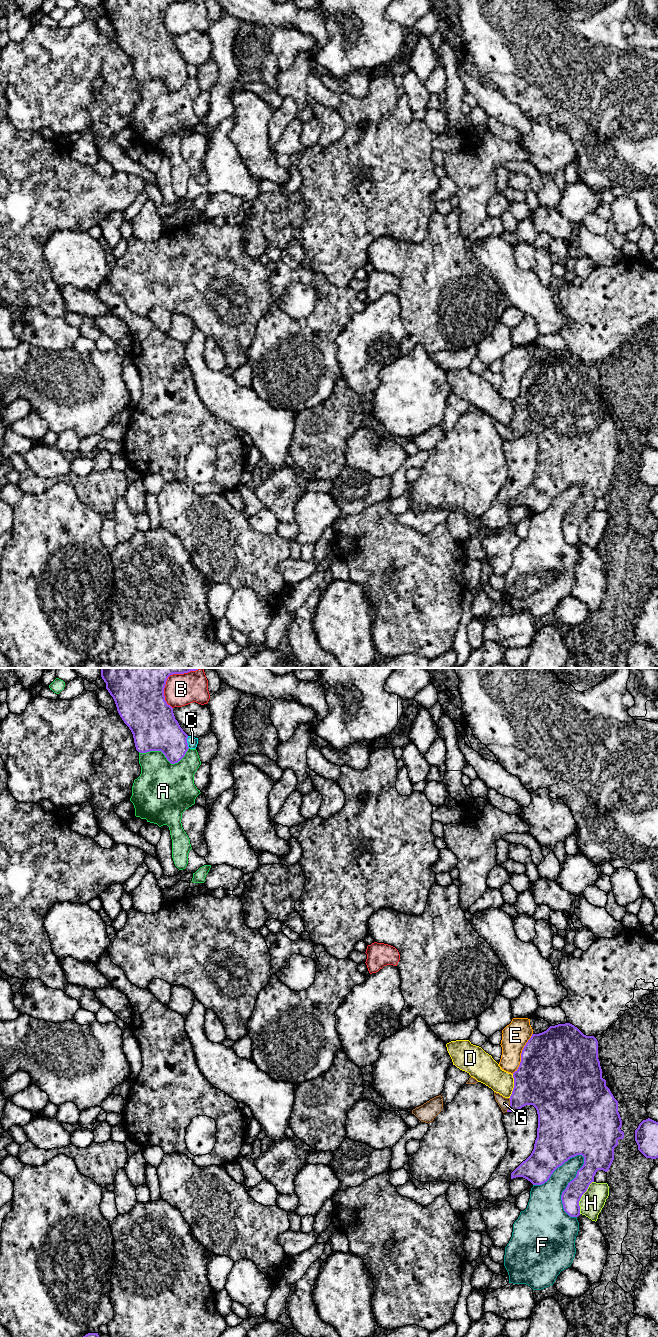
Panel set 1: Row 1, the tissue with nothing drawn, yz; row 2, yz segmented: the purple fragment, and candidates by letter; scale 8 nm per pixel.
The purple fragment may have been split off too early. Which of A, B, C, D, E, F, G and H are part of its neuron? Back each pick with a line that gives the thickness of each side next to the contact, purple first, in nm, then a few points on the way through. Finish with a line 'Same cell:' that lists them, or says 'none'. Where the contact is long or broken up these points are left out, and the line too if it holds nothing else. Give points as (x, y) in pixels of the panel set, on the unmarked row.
G: 320 nm thick on the purple side, 100 nm on the other
Same cell: G

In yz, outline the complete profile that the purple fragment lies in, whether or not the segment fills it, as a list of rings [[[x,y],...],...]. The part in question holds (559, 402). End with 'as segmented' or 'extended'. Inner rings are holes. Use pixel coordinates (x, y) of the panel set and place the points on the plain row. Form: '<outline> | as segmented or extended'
[[[570,351],[550,354],[546,359],[532,362],[521,381],[521,390],[513,401],[514,416],[509,426],[494,420],[495,428],[502,440],[516,440],[526,433],[533,433],[538,442],[537,466],[531,483],[512,501],[511,507],[523,505],[533,513],[542,513],[549,508],[553,500],[570,486],[577,483],[584,485],[583,494],[577,499],[576,505],[570,509],[562,520],[561,528],[564,539],[570,545],[580,543],[579,529],[594,510],[598,498],[607,500],[614,488],[614,476],[618,468],[624,466],[620,457],[622,448],[618,440],[618,429],[606,414],[602,406],[602,397],[598,387],[598,369],[594,364],[584,363]]] | extended

